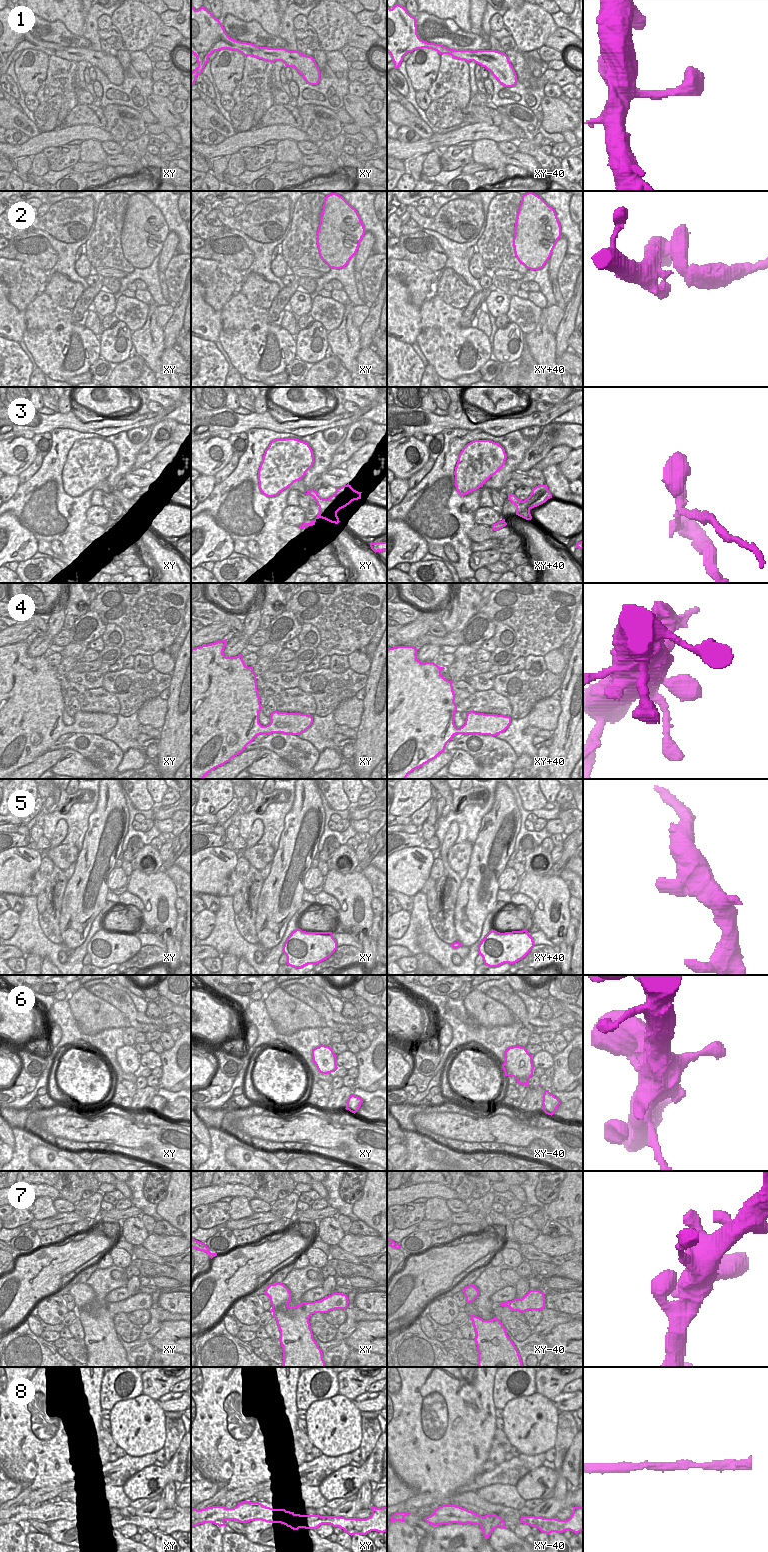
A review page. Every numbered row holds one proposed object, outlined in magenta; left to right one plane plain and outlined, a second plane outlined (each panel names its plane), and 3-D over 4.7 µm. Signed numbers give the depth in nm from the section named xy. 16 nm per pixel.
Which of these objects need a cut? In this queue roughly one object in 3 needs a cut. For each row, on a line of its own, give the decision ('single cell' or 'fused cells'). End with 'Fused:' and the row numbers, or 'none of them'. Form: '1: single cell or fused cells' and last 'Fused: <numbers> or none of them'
1: single cell
2: fused cells
3: fused cells
4: single cell
5: single cell
6: single cell
7: single cell
8: single cell
Fused: 2, 3

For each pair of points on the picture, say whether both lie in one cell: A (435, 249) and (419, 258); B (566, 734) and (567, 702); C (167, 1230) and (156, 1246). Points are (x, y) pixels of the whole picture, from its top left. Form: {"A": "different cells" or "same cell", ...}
{"A": "same cell", "B": "same cell", "C": "different cells"}

